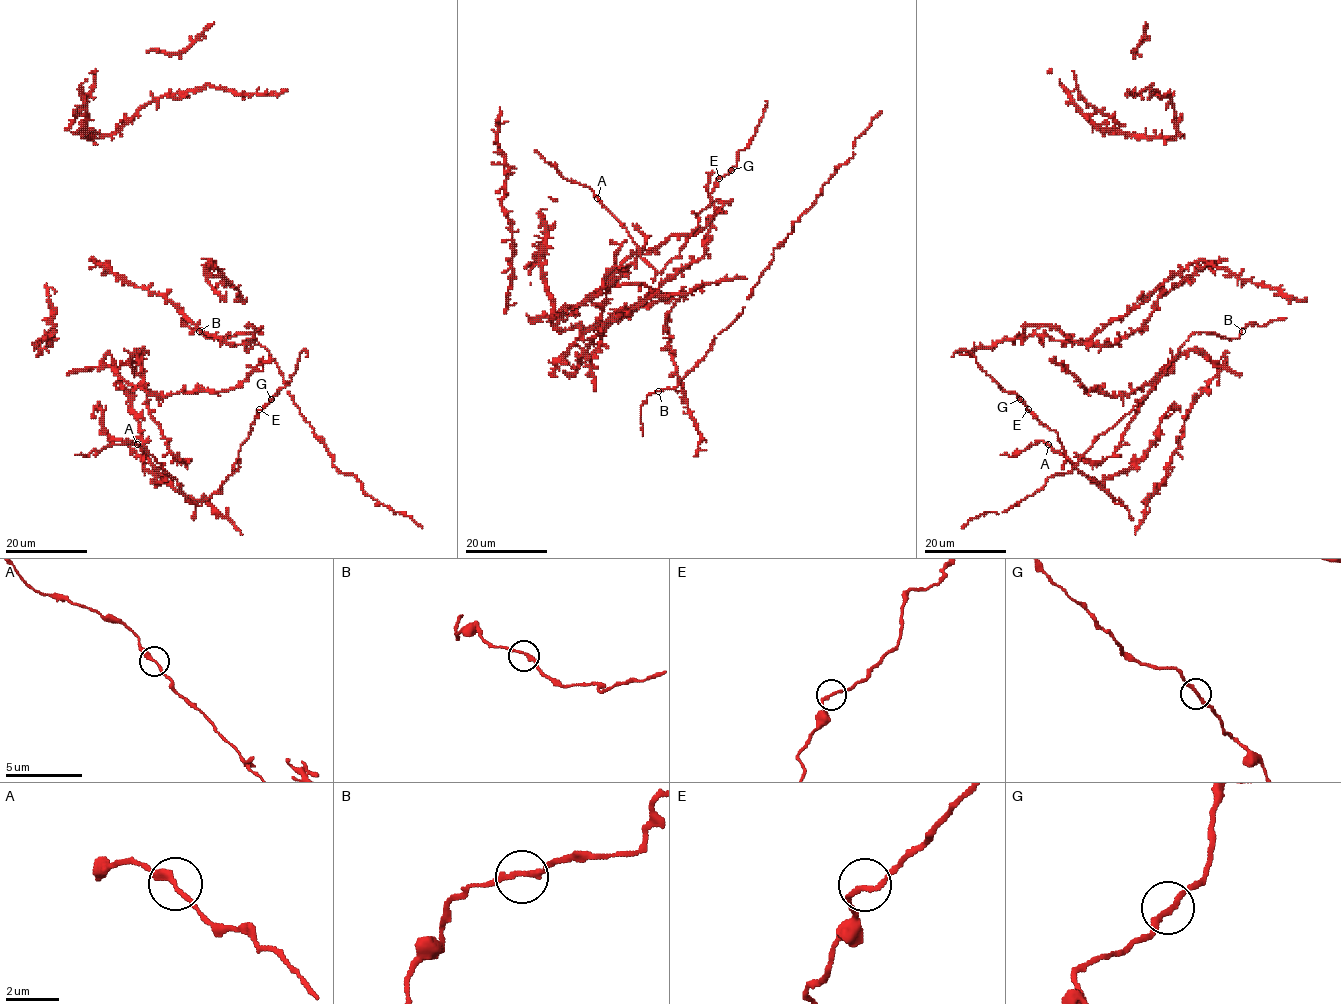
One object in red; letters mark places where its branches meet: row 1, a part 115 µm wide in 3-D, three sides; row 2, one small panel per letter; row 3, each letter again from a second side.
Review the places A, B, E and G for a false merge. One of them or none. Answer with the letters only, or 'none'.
none

